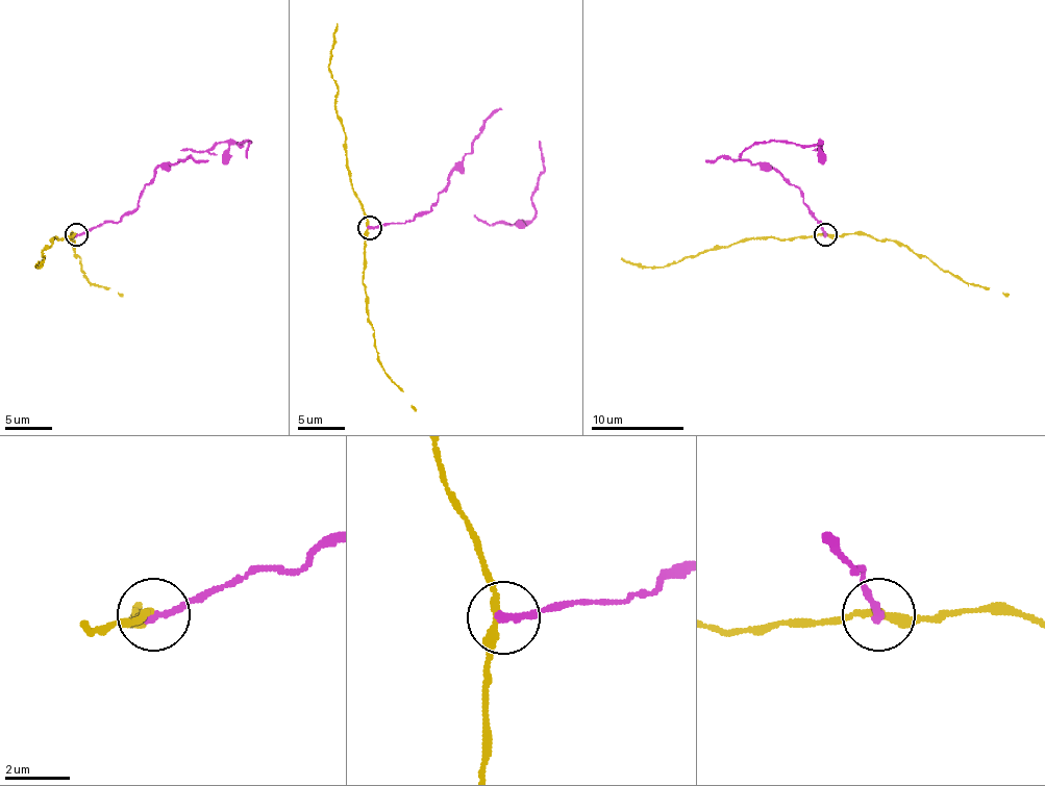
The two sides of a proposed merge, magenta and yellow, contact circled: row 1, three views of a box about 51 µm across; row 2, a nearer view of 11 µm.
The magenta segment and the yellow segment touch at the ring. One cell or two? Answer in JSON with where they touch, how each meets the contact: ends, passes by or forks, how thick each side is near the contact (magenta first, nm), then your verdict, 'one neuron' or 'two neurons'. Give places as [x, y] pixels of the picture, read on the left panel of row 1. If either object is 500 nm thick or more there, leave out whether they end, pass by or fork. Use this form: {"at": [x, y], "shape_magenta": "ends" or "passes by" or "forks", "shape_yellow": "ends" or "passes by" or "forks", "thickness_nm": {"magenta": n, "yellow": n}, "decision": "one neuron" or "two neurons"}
{"at": [76, 234], "shape_magenta": "ends", "shape_yellow": "passes by", "thickness_nm": {"magenta": 240, "yellow": 240}, "decision": "two neurons"}

